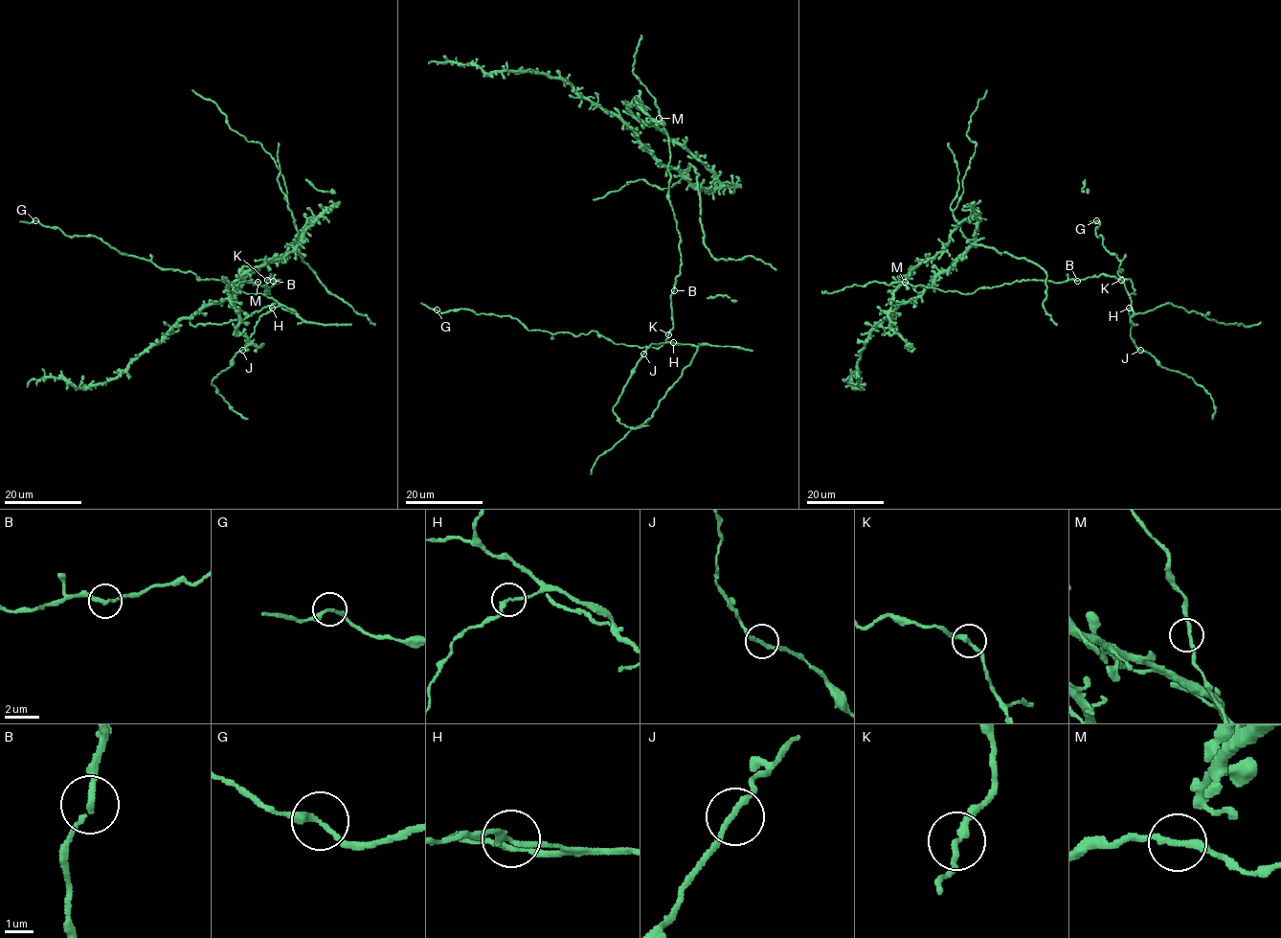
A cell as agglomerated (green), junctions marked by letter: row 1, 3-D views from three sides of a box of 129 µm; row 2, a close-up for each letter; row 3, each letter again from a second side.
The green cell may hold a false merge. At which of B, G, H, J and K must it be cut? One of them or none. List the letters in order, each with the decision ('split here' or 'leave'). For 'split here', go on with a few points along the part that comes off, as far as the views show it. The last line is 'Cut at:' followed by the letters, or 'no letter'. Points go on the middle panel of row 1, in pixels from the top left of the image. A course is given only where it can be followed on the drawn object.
B: leave
G: leave
H: leave
J: leave
K: leave
Cut at: no letter

